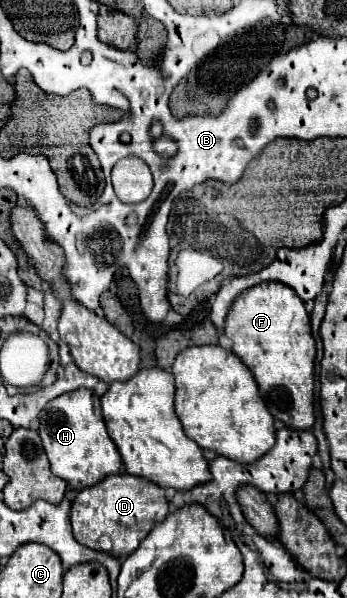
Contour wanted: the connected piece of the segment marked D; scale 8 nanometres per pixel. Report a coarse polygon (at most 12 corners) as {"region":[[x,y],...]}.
{"region":[[110,475],[72,503],[74,537],[128,557],[170,513],[162,487]]}

